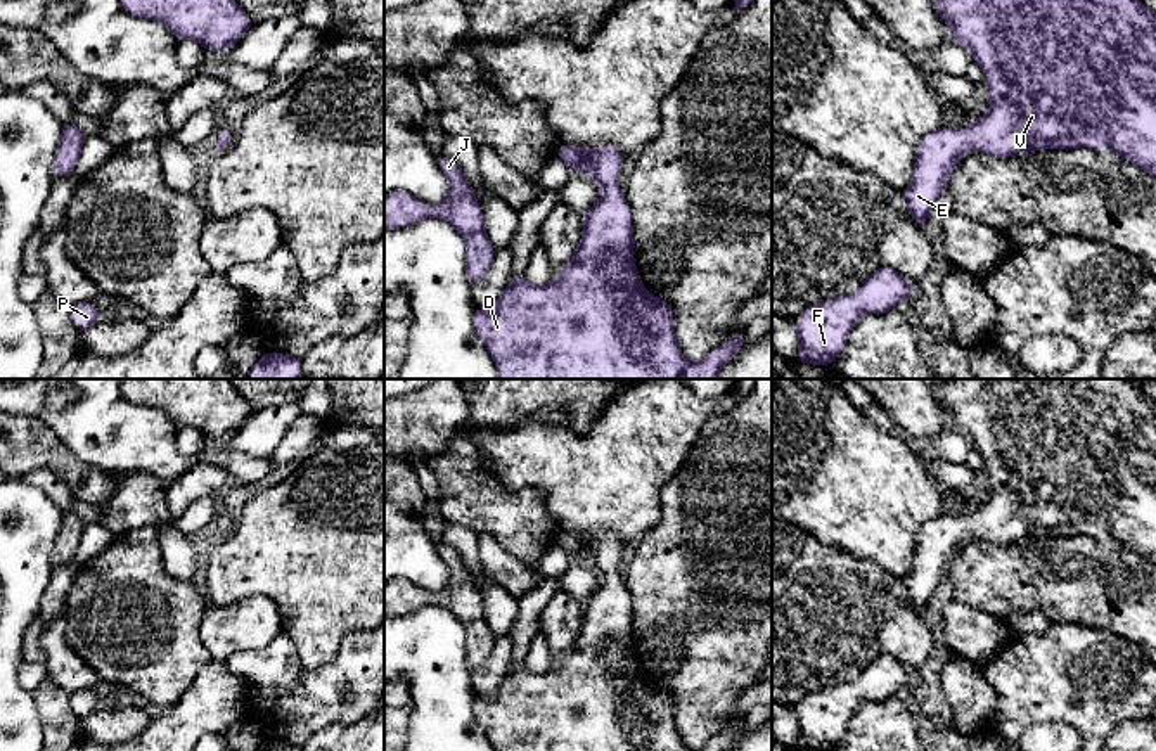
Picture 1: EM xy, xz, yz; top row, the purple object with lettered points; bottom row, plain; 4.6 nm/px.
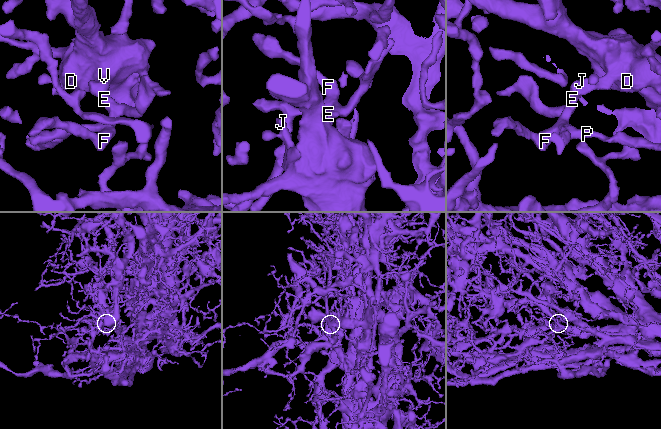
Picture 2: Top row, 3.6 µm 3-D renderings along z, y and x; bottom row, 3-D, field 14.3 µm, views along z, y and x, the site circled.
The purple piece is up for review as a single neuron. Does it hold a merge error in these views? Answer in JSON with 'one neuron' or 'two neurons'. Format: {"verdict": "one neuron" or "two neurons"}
{"verdict": "one neuron"}

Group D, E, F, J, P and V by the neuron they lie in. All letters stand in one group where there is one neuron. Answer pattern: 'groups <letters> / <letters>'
groups D E F J P V

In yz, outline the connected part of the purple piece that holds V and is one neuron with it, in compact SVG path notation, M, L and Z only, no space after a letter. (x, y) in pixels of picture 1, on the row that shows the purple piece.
M934 0L933 7L950 26L952 40L967 48L983 67L985 92L992 95L992 107L985 116L978 116L969 130L941 126L917 144L912 182L903 190L917 225L928 225L940 190L947 187L948 177L969 149L1005 159L1023 156L1026 151L1108 147L1156 178L1156 12L1140 0Z

